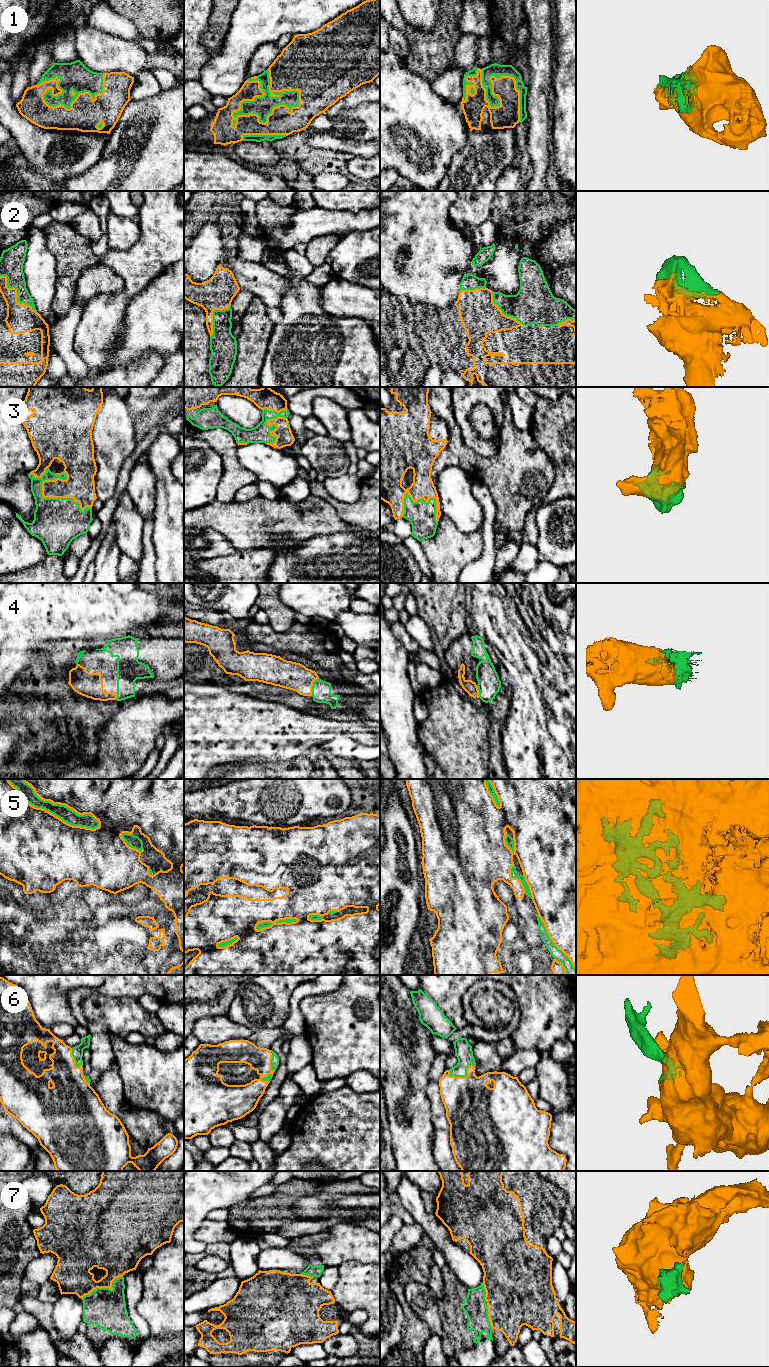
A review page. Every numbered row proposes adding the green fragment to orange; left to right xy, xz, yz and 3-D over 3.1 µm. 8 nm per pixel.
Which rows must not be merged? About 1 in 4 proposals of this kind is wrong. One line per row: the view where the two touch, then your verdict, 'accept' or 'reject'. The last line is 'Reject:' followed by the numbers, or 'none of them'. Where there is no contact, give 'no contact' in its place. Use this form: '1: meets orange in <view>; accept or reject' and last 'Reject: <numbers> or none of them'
1: meets orange in xz; accept
2: meets orange in xy; accept
3: meets orange in xy; accept
4: meets orange in xz; accept
5: meets orange in xy; accept
6: meets orange in yz; accept
7: meets orange in xy; accept
Reject: none of them

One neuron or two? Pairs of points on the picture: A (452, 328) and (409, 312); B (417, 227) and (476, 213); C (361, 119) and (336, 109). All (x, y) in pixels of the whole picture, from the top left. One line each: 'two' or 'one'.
A: one
B: two
C: two

